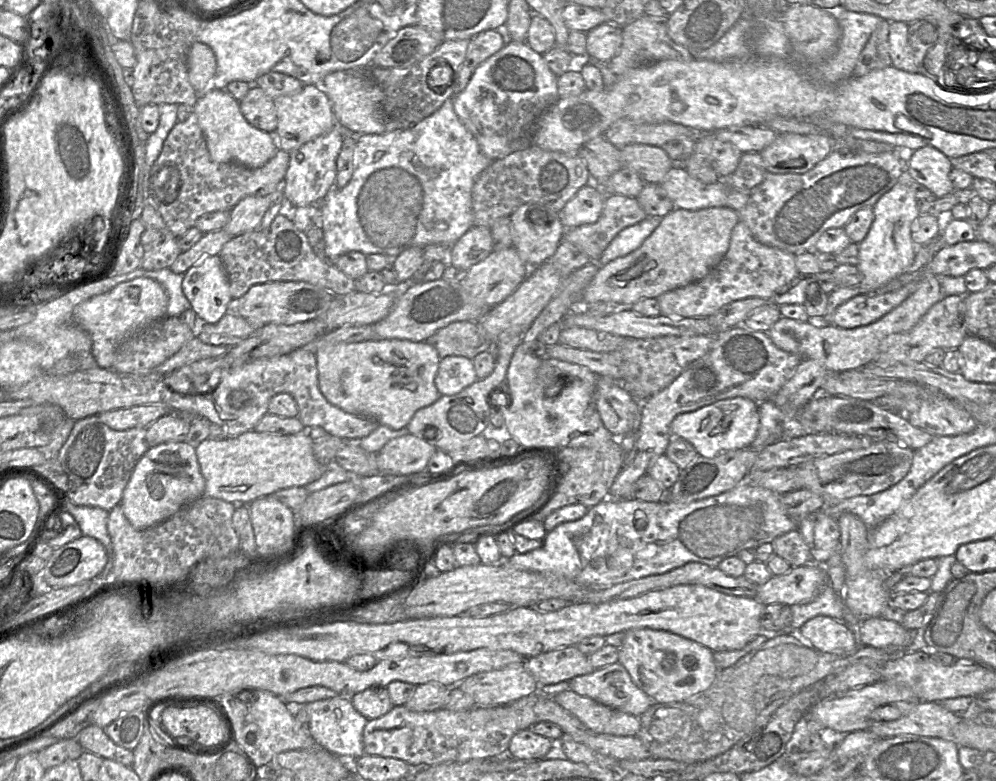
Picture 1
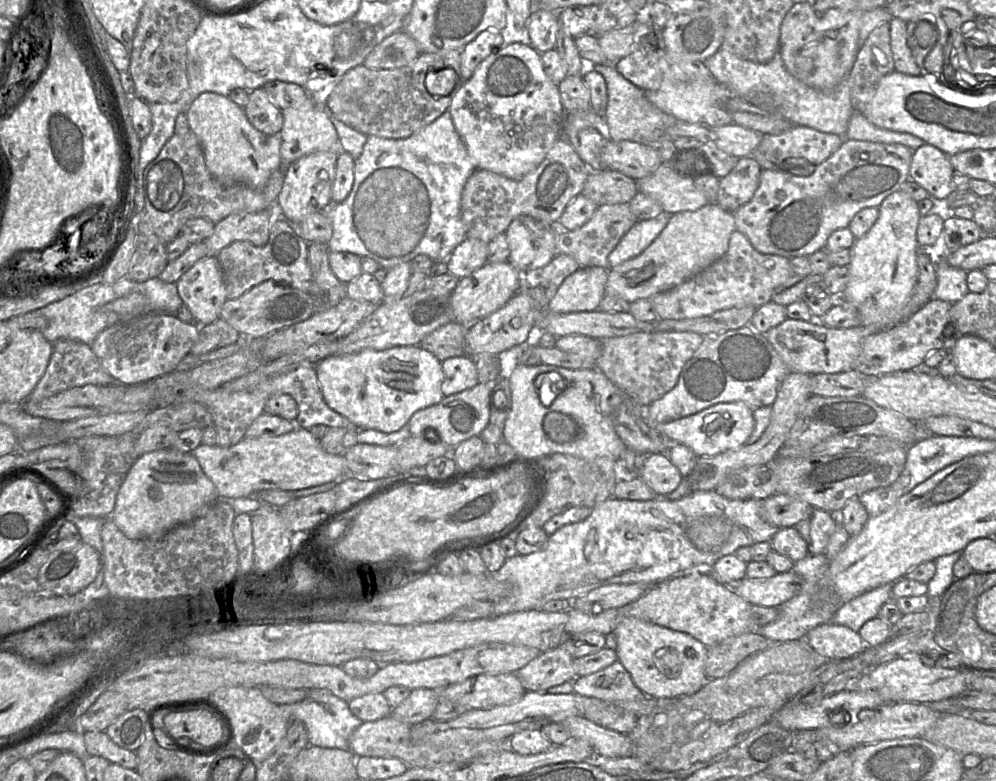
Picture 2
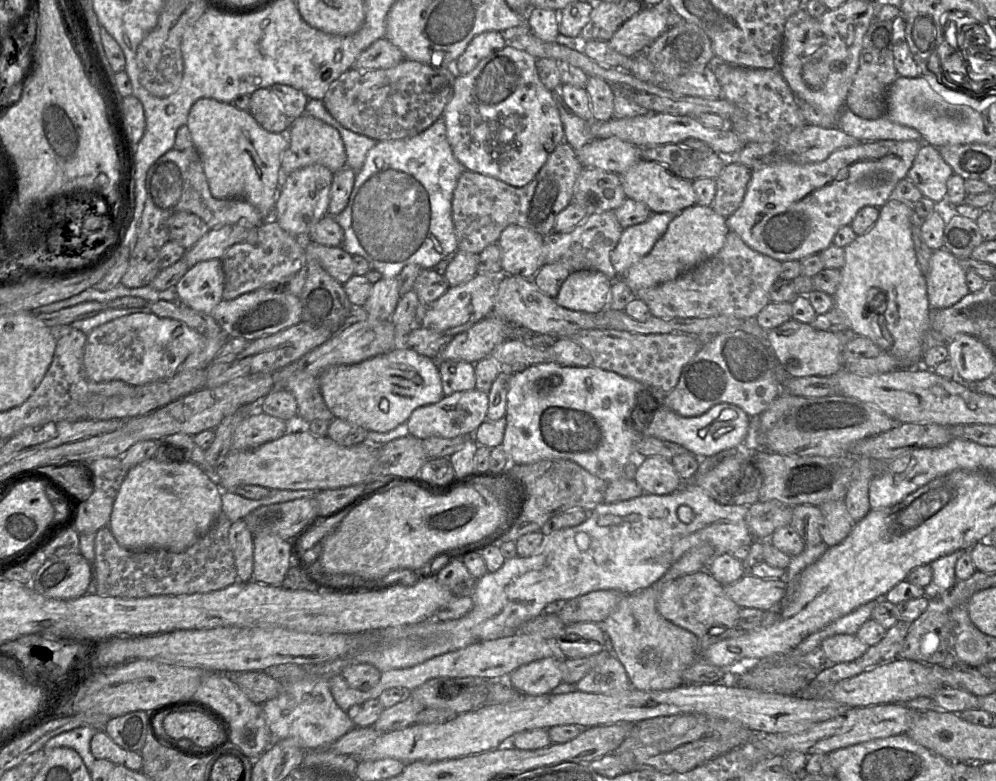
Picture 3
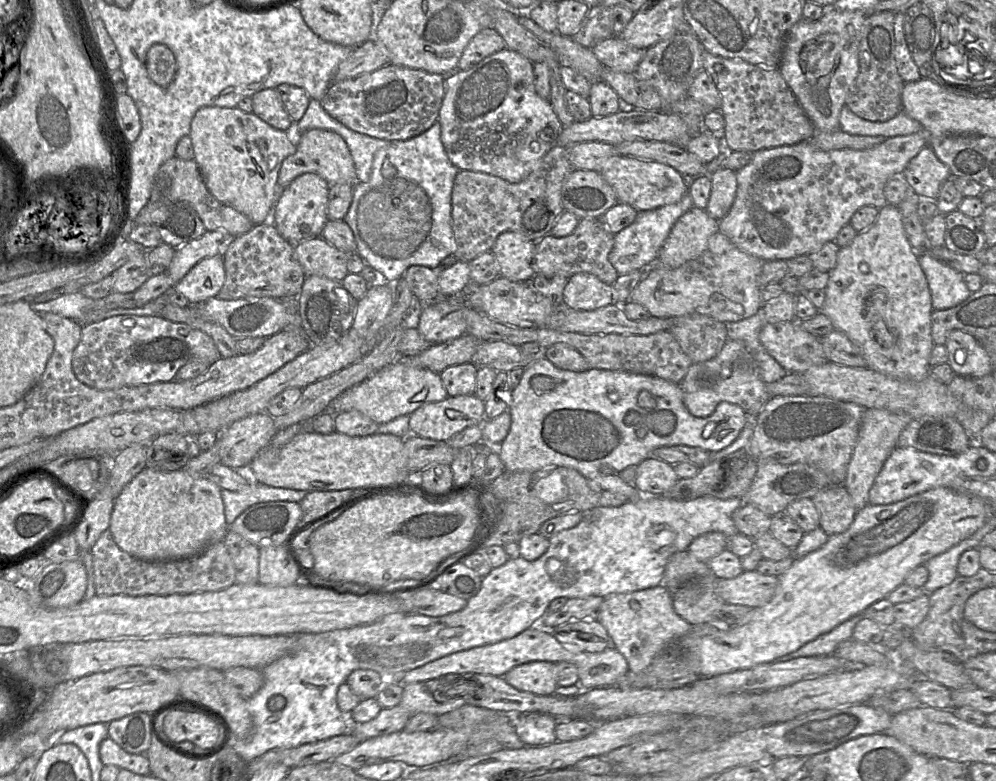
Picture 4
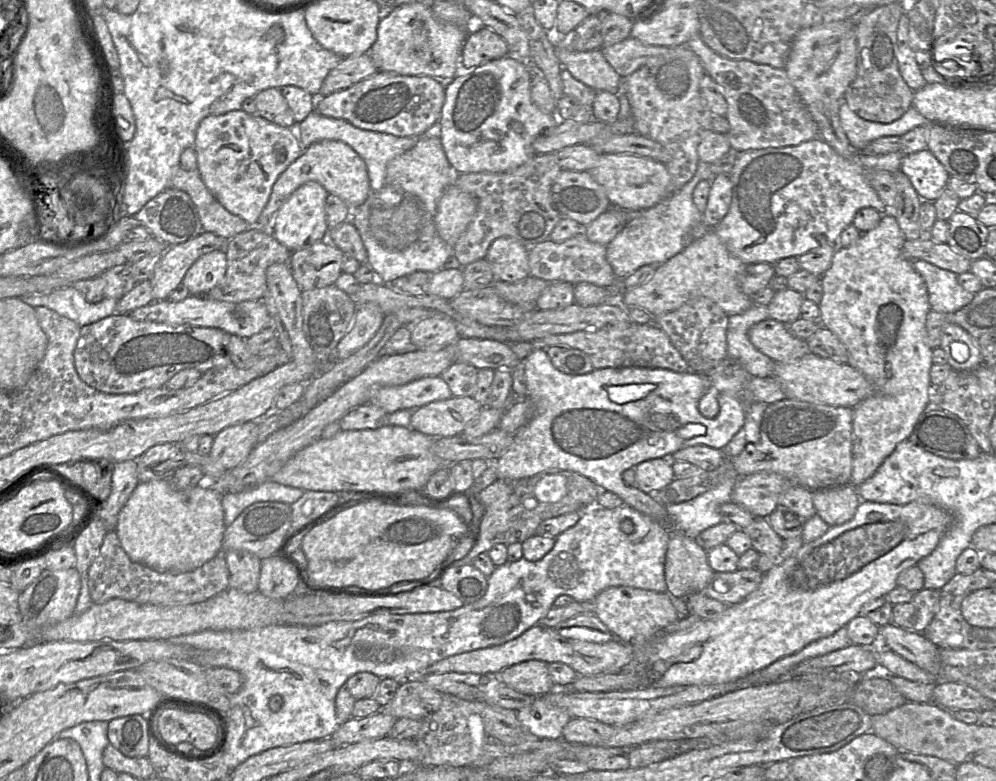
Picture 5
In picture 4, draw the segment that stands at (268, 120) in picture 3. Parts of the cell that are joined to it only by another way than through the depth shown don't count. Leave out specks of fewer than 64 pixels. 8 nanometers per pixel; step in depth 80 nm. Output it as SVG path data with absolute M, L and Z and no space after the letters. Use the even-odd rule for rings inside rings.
M274 88L264 89L252 97L253 111L256 116L270 126L282 130L292 131L295 123L286 111L278 91Z

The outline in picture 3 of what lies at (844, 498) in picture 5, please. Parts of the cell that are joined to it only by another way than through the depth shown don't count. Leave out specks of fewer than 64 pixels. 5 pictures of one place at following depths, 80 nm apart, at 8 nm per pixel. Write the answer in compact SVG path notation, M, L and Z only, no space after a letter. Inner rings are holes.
M845 500L826 502L818 507L825 519L823 542L828 547L840 544L851 533L855 524L848 514Z

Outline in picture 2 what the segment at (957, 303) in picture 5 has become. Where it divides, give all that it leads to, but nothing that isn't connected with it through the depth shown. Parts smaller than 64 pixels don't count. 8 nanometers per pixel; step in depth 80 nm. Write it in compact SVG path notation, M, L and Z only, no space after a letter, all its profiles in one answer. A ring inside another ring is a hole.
M936 247L934 251L937 285L932 299L954 304L969 292L966 282L968 272L947 263L945 260L947 248Z

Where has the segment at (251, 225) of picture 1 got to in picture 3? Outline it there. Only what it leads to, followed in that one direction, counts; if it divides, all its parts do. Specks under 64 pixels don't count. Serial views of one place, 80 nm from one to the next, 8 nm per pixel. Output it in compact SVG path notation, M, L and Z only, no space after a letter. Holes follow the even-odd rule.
M225 225L210 229L195 245L186 249L182 260L189 268L204 260L221 260L224 253L237 243L255 244L257 230L258 227L246 228L238 225Z

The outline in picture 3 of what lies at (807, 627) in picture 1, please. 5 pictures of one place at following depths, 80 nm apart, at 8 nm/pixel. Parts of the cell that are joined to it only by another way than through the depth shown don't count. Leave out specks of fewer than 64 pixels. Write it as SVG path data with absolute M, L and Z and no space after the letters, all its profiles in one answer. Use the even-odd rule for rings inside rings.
M835 635L826 638L819 652L833 663L851 662L861 657L868 646L860 641L856 635Z

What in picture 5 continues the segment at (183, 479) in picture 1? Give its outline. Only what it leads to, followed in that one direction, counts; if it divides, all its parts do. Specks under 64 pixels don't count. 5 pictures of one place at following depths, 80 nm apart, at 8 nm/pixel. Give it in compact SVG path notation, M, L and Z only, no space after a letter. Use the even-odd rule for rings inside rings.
M168 480L138 483L119 513L115 532L120 544L133 562L157 572L185 573L210 561L222 549L226 525L221 495L204 482L187 490L174 489Z

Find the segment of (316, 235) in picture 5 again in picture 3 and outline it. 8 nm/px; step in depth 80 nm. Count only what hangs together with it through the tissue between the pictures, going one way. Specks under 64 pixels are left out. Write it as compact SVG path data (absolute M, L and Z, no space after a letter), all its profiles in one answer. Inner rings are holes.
M312 164L283 176L275 203L274 220L289 234L304 241L312 226L328 214L333 172L321 164Z

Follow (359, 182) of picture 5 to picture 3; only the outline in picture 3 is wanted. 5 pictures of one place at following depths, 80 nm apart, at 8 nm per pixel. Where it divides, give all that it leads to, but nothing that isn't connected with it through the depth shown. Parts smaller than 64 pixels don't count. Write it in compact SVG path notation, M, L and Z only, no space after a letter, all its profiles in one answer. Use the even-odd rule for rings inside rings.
M303 113L291 119L287 137L289 146L281 158L282 176L312 164L321 164L333 173L346 165L347 156L341 135L337 129L318 118Z

